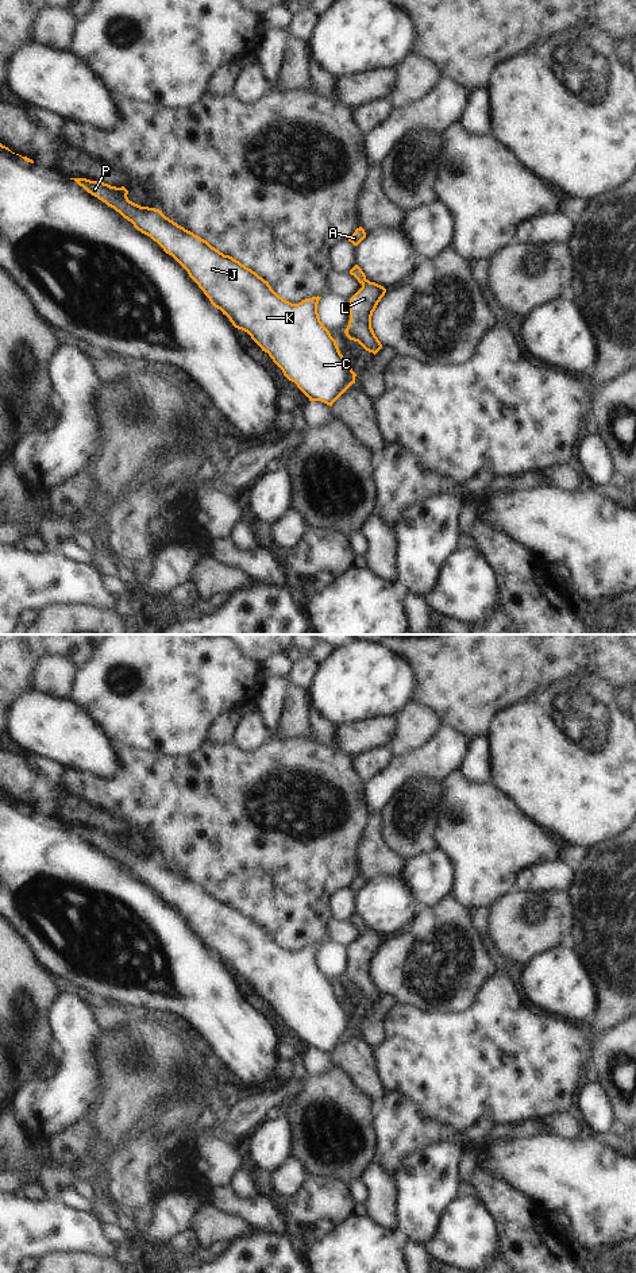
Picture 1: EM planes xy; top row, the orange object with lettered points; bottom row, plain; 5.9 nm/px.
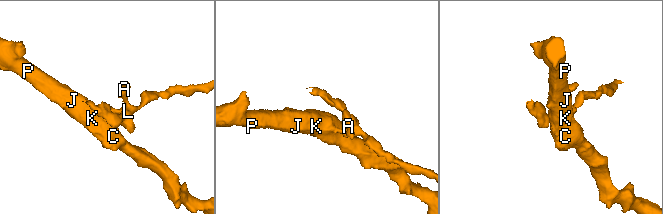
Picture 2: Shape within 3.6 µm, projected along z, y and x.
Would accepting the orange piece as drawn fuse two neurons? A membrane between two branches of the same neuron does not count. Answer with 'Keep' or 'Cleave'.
Cleave.

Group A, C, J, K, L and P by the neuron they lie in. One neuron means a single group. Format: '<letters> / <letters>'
A C J K P / L

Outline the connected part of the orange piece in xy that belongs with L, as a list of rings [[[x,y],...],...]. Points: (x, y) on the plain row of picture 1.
[[[366,927],[350,946],[350,969],[344,981],[374,1003],[382,996],[382,992],[371,976],[371,964],[385,941],[383,934]]]

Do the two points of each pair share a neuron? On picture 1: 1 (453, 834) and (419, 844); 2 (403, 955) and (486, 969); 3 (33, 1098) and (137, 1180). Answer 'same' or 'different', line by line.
1: different
2: same
3: different

